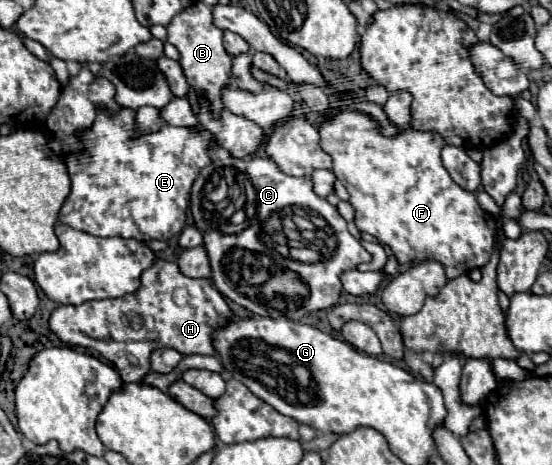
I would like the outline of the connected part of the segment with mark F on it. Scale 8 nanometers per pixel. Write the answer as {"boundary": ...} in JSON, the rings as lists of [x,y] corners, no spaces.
{"boundary":[[[341,103],[337,113],[323,119],[319,125],[319,137],[321,149],[333,159],[333,173],[351,195],[349,203],[355,209],[357,229],[391,247],[401,265],[435,259],[443,265],[447,279],[455,279],[469,273],[471,269],[483,267],[489,261],[497,237],[497,221],[491,213],[481,209],[475,193],[459,187],[443,167],[441,149],[445,141],[439,137],[439,133],[417,131],[409,125],[395,133],[395,137],[383,137],[373,117],[367,117],[367,113],[359,113],[359,109],[351,109]]]}

